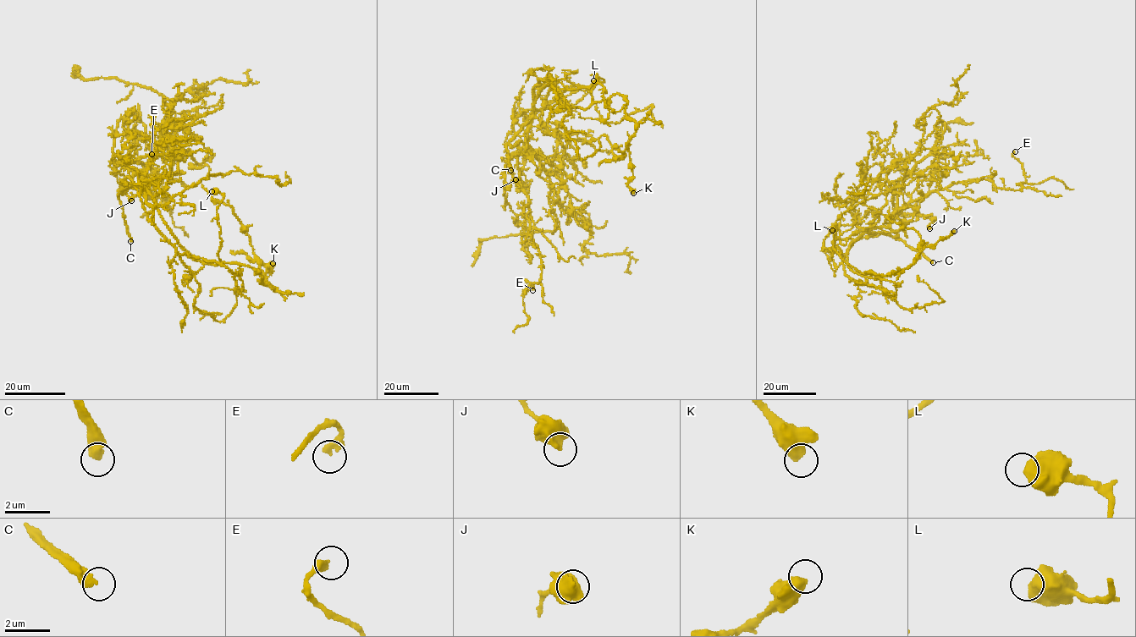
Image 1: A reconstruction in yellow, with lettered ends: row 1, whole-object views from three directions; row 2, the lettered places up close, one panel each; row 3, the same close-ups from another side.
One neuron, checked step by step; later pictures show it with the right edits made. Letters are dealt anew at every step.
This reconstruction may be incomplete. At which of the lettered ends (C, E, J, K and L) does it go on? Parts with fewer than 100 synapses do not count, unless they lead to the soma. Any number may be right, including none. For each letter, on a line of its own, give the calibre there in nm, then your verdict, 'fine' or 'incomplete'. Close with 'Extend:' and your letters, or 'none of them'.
C: calibre 400 nm; incomplete
E: calibre 340 nm; fine
J: calibre 650 nm; fine
K: calibre 600 nm; fine
L: calibre 700 nm; fine
Extend: C

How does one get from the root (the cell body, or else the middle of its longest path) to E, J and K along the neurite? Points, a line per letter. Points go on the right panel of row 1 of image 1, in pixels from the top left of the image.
E: (848, 252), (911, 201), (957, 182), (984, 179), (1019, 189), (1025, 177), (1015, 151)
J: (848, 252), (850, 244), (864, 233), (889, 227), (895, 212), (918, 213), (930, 218), (929, 228)
K: (848, 252), (849, 269), (878, 278), (880, 275), (865, 271), (885, 275), (901, 271), (923, 249), (954, 231)

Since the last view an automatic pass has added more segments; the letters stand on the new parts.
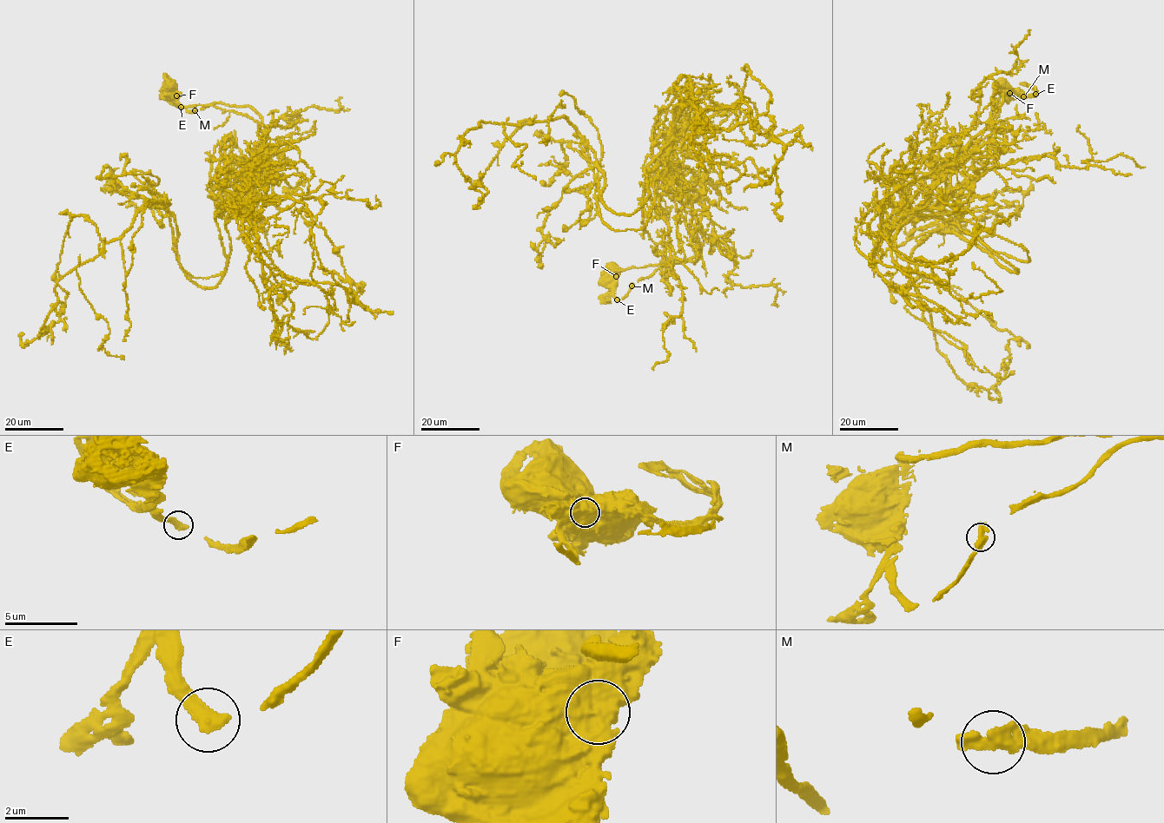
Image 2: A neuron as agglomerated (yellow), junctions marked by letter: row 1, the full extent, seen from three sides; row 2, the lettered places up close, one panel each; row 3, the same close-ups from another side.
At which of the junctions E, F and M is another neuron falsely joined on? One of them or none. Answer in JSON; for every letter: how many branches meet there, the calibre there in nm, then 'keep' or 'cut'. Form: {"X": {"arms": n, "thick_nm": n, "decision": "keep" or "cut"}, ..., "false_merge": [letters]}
{"E": {"arms": 1, "thick_nm": 500, "decision": "keep"}, "F": {"arms": 1, "thick_nm": 1250, "decision": "cut"}, "M": {"arms": 1, "thick_nm": 550, "decision": "keep"}, "false_merge": ["F"]}

